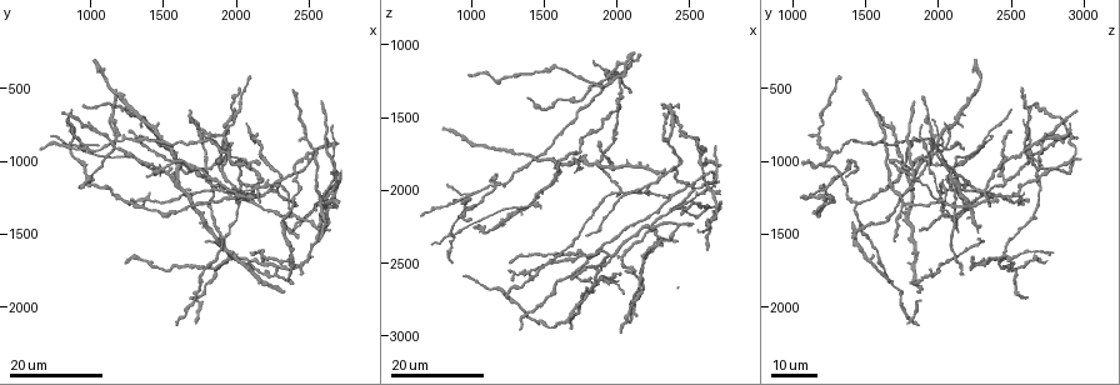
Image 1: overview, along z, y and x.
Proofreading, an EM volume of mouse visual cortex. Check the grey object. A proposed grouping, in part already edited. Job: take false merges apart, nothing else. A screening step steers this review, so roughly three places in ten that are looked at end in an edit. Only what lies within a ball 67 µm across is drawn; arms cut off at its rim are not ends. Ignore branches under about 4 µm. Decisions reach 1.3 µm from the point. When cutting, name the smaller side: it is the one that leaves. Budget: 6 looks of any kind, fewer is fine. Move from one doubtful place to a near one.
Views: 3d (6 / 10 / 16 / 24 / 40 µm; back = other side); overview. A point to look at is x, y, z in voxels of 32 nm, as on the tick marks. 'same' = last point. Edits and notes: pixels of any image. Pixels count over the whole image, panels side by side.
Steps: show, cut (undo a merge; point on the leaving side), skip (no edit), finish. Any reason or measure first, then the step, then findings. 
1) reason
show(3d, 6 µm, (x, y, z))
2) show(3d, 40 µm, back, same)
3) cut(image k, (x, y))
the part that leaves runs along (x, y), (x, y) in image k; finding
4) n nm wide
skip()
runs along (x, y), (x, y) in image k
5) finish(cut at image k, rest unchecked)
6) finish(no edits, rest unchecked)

looks like a crossing
show(3d, 24 µm, (880, 880, 2300))

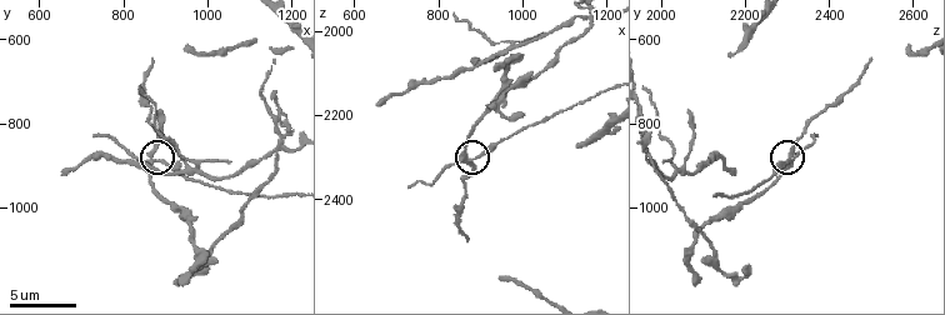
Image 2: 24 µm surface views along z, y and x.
show(3d, 10 µm, (875, 890, 2300))

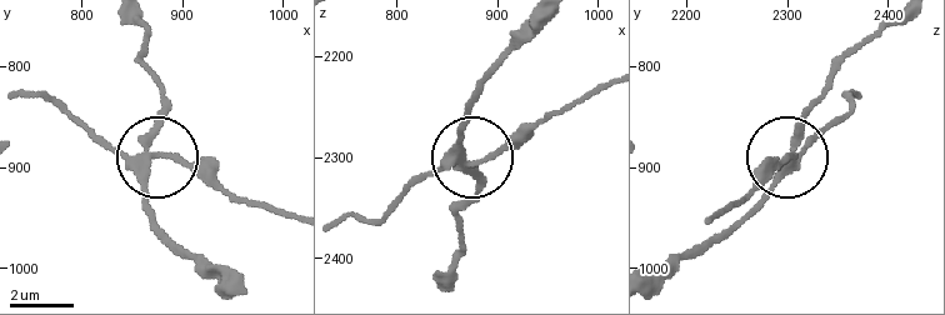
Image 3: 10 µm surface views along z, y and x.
270 nm wide
cut(image 3, (98, 141))
the part that leaves runs along (143, 159), (196, 164), (236, 196), (293, 215) in image 3; a second neuron is stuck on

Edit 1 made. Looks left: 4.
show(overview)

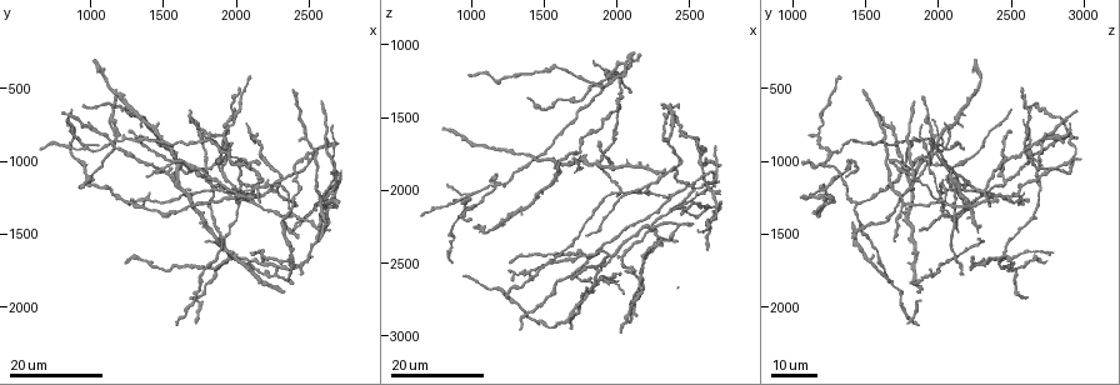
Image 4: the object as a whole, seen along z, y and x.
three arms meet
show(3d, 16 µm, (1160, 870, 1970))

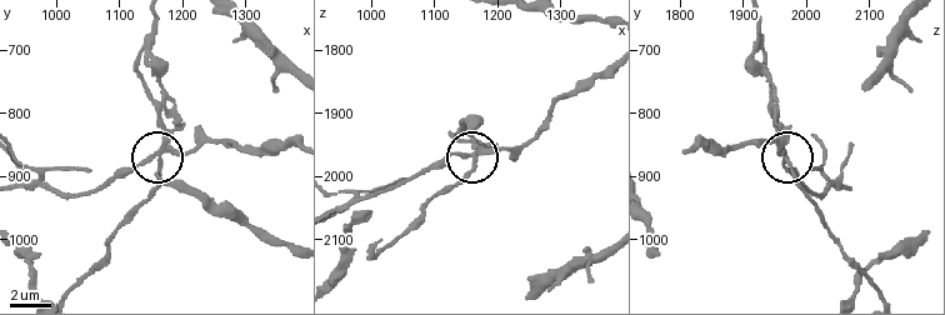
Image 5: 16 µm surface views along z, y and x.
side arm 17 µm
cut(image 5, (180, 124))
the part that leaves runs along (161, 153), (156, 186), (118, 231), (103, 261), (73, 291) in image 5; a second neuron is stuck on

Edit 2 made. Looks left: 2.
three arms meet
show(3d, 16 µm, (2300, 1220, 2320))

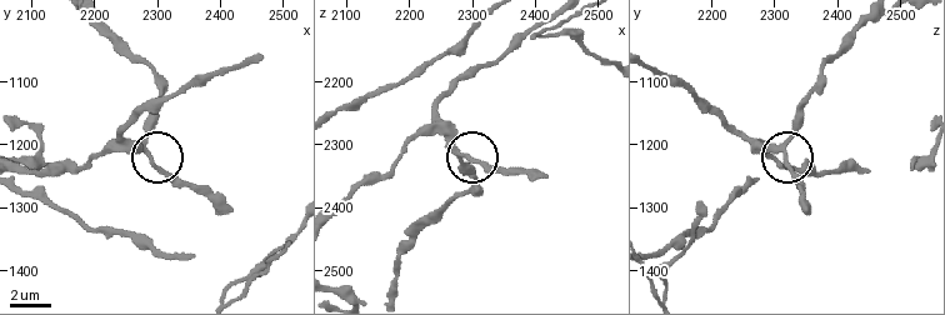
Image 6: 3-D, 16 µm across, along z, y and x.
show(3d, 10 µm, (2280, 1205, 2310))

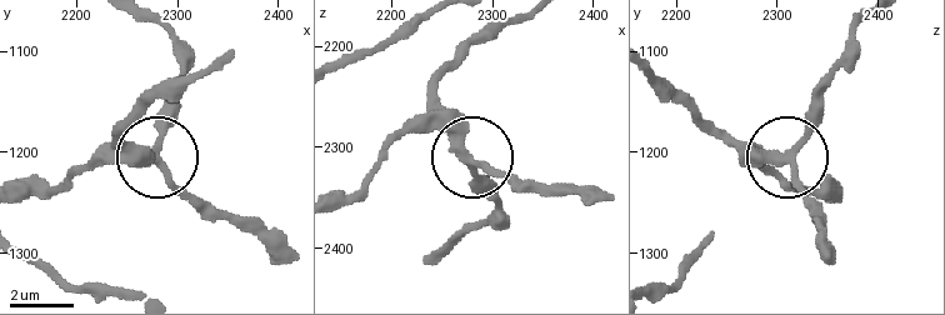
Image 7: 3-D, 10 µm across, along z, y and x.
skip()
runs along (215, 68), (175, 78), (121, 129), (213, 218) in image 7; continuous, no second neuron

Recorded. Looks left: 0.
finish(cut at image 3, cut at image 5, rest unchecked)

